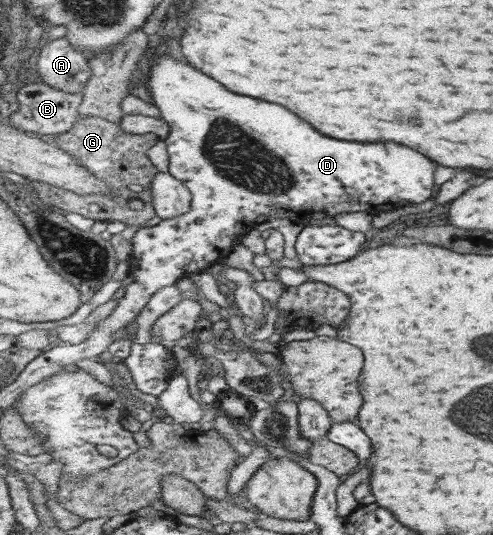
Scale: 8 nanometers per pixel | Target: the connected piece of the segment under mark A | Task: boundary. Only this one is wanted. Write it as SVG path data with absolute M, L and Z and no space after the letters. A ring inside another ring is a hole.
M65 36L41 43L40 48L41 53L37 60L37 74L42 82L61 90L61 92L69 92L69 94L84 93L91 76L93 76L93 69L89 65L87 56L83 52L77 51Z

